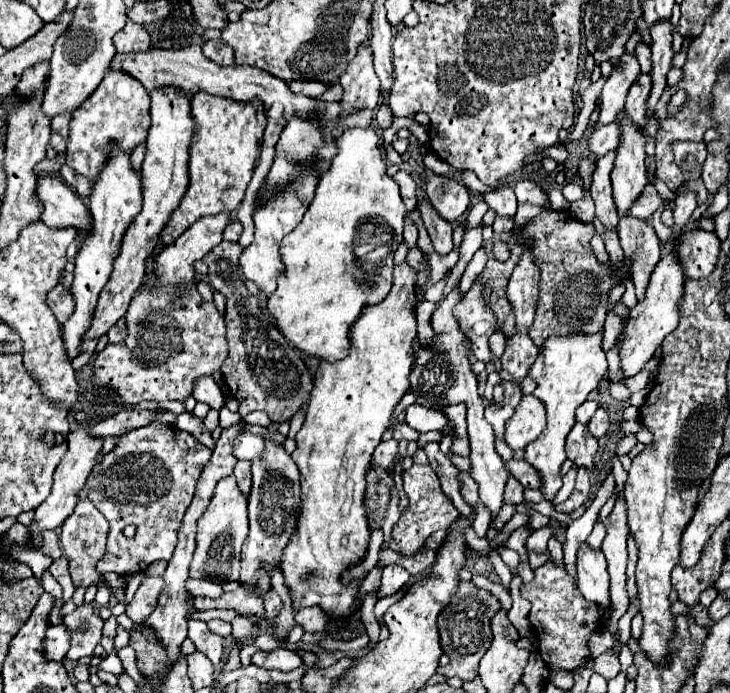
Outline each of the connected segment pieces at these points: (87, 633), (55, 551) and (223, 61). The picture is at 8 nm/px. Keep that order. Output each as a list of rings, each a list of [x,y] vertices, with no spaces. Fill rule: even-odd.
[[[83,602],[81,606],[77,606],[71,614],[63,618],[63,624],[75,630],[67,658],[69,660],[89,658],[93,654],[93,648],[99,644],[103,630],[103,618],[97,614],[93,602]]]
[[[55,530],[51,532],[41,532],[41,538],[43,538],[43,548],[39,548],[45,556],[51,557],[53,560],[63,556],[61,552],[61,546],[59,546],[59,534]]]
[[[207,40],[203,44],[203,54],[221,64],[221,66],[233,66],[235,64],[235,56],[233,56],[233,48],[229,48],[229,44],[225,44],[223,40]]]

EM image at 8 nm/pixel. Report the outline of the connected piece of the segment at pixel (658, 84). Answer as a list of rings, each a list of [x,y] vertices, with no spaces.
[[[657,22],[651,26],[651,50],[653,50],[653,68],[649,72],[653,80],[653,88],[647,100],[649,114],[655,110],[665,86],[667,86],[667,72],[673,68],[673,46],[671,46],[671,36],[673,26],[671,22]]]

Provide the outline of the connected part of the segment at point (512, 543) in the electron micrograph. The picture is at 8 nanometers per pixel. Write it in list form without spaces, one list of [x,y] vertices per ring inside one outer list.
[[[517,528],[511,538],[507,538],[507,546],[513,548],[519,556],[521,556],[521,562],[527,562],[529,556],[527,556],[527,550],[525,550],[525,540],[527,536],[531,534],[531,528]]]

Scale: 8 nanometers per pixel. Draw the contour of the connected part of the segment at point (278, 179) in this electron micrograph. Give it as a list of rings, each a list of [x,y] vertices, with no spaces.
[[[291,118],[277,142],[275,162],[267,174],[267,186],[273,192],[273,196],[267,200],[265,208],[261,208],[253,214],[255,240],[251,246],[247,246],[243,250],[241,260],[239,260],[245,278],[255,282],[265,296],[271,296],[277,290],[277,278],[281,276],[281,268],[285,268],[285,264],[281,264],[281,252],[279,252],[281,240],[301,222],[303,214],[307,212],[307,208],[313,200],[315,186],[317,186],[317,174],[313,170],[309,170],[307,164],[311,160],[319,158],[317,146],[321,146],[321,144],[323,144],[321,122],[301,120],[301,118]]]

